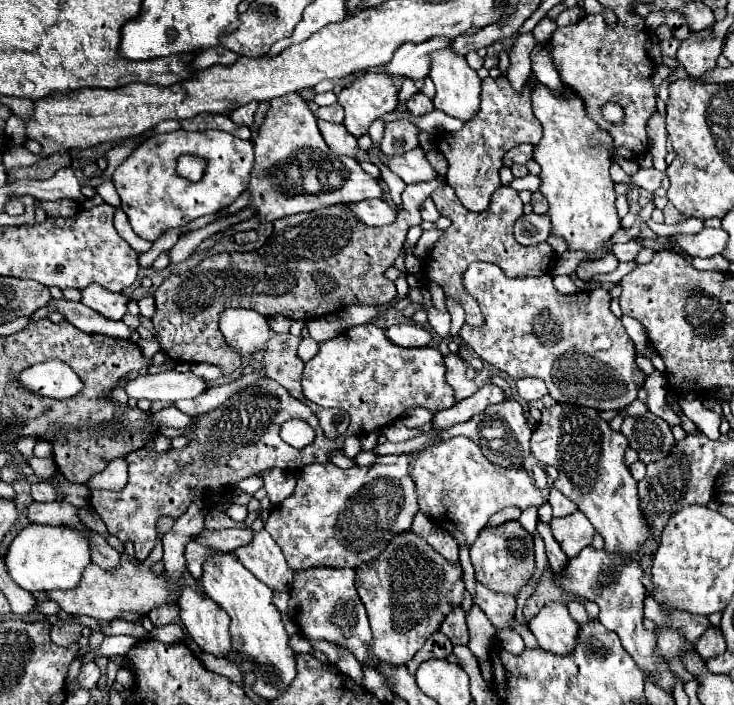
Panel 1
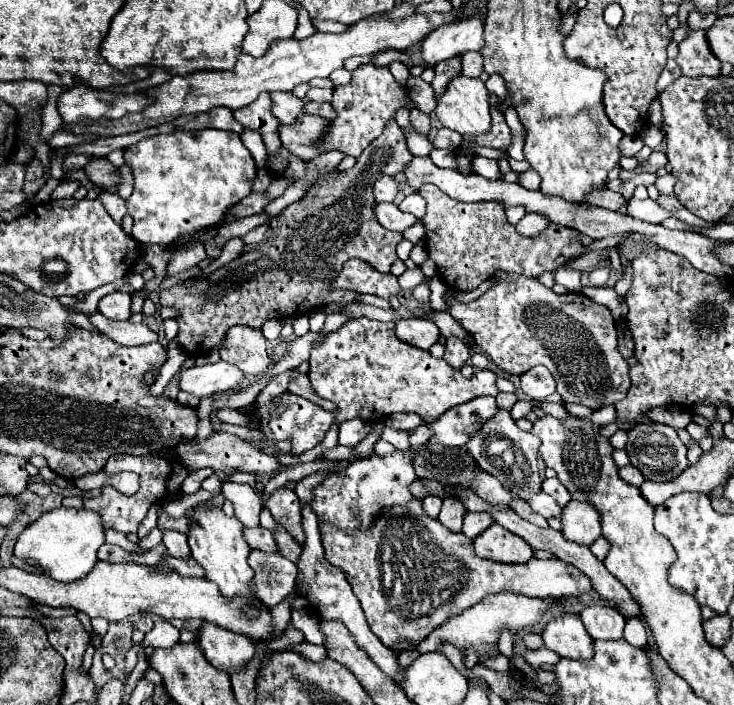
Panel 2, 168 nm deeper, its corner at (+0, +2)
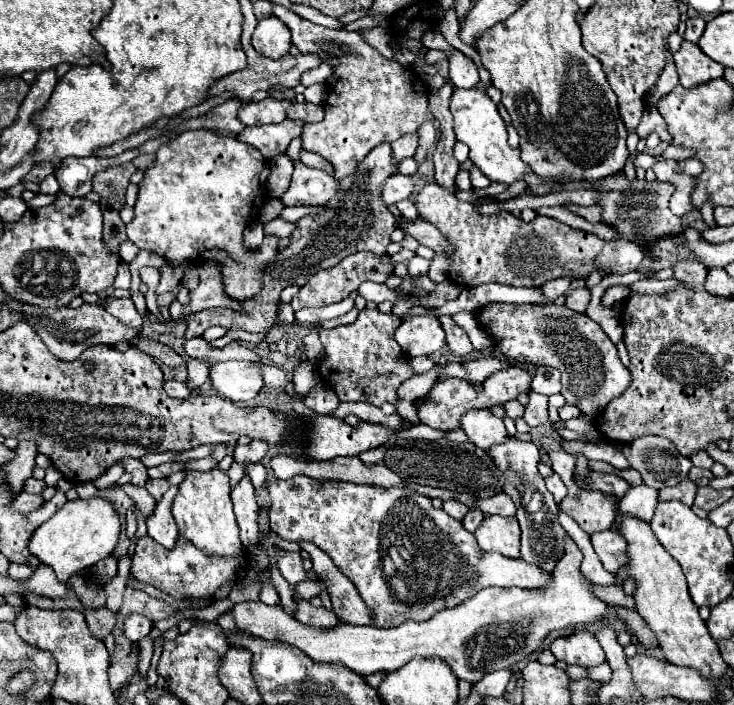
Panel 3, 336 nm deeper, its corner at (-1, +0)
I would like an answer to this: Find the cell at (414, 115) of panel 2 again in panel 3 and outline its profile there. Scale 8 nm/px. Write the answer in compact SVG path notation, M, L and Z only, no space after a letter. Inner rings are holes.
M403 136L399 140L395 140L395 144L391 144L391 150L393 150L393 162L399 164L403 158L411 158L417 150L417 136Z

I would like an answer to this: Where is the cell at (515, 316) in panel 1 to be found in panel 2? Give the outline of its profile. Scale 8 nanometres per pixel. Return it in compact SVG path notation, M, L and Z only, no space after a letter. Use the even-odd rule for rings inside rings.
M496 272L492 276L496 282L474 302L468 304L456 304L454 300L448 300L452 304L450 314L454 320L474 338L478 348L506 374L520 376L526 370L534 368L536 364L542 364L550 370L550 374L556 380L556 392L562 396L562 402L576 402L584 404L588 408L602 408L608 404L616 404L622 398L626 398L630 388L630 366L618 352L618 336L616 336L616 324L612 318L612 312L586 298L584 294L568 292L568 294L556 294L550 288L542 286L538 278L528 278L522 274L510 274L510 272Z

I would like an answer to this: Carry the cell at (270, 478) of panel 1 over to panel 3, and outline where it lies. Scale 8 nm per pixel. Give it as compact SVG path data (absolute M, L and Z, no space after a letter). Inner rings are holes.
M299 542L299 544L311 556L315 574L319 574L325 580L333 602L333 610L339 616L339 620L341 622L345 620L345 624L361 624L361 626L373 624L373 612L361 600L351 580L343 578L343 574L335 568L331 558L311 542Z

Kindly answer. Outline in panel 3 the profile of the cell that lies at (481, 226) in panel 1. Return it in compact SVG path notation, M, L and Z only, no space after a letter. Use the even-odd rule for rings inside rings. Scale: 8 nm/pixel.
M429 182L415 196L415 206L419 210L419 216L435 224L455 246L455 254L451 256L449 280L459 284L461 288L473 288L485 282L539 288L549 280L565 276L569 272L569 262L571 276L575 280L587 278L591 272L603 272L605 276L627 274L637 270L637 266L645 258L645 252L635 242L607 242L597 238L595 234L575 230L549 216L537 216L531 222L523 222L511 212L481 216L473 204L459 202L455 194L437 186L435 182Z

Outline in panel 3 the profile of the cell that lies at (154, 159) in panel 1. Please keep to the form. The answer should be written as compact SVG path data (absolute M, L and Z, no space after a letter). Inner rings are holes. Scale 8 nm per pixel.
M189 130L189 132L183 132L179 134L175 140L163 144L159 150L157 150L157 162L155 166L151 166L149 170L145 170L145 178L143 182L139 184L139 198L135 202L135 218L129 222L129 228L127 228L127 236L129 240L137 246L137 248L143 248L143 250L149 250L149 252L155 252L159 254L161 258L167 258L171 262L195 262L195 264L203 264L203 262L217 262L221 266L221 278L223 278L223 290L229 298L233 300L249 300L253 298L261 288L263 288L263 268L275 260L275 256L279 254L281 250L281 240L277 236L265 236L263 244L257 248L257 250L249 250L245 248L243 244L243 230L251 224L253 220L253 212L257 210L257 204L261 200L261 206L267 199L268 189L267 180L270 174L269 162L259 154L257 148L251 148L249 144L243 144L239 140L235 140L233 136L217 136L209 130Z

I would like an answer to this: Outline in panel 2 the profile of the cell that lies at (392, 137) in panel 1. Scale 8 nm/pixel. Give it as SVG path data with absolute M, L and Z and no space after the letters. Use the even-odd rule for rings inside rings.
M390 120L382 132L358 158L356 166L342 172L340 178L326 178L318 182L318 190L306 202L290 204L282 214L272 218L276 232L270 240L260 244L260 250L250 250L218 268L210 276L190 278L159 294L161 306L178 310L178 344L190 352L192 358L210 352L220 344L224 332L234 324L260 328L266 320L284 320L286 316L302 316L316 312L326 304L352 304L358 292L332 290L330 284L340 274L350 258L368 262L380 274L390 274L390 266L398 260L396 246L402 240L400 232L390 232L374 218L372 184L384 174L402 172L412 154L406 146L404 134L396 120Z

